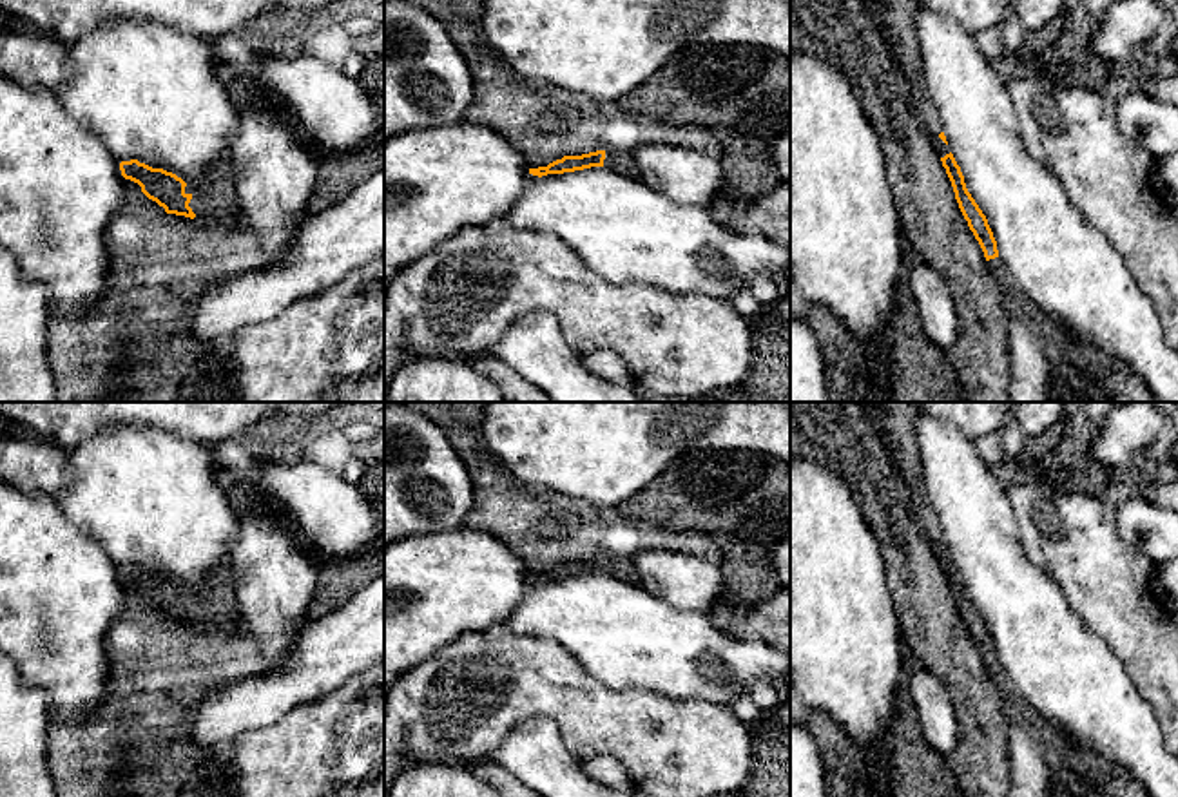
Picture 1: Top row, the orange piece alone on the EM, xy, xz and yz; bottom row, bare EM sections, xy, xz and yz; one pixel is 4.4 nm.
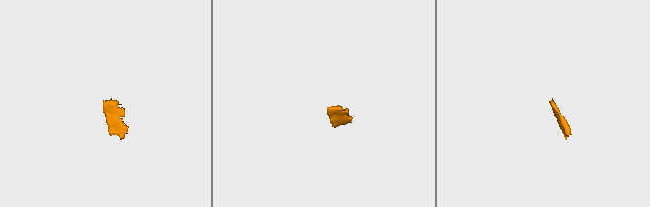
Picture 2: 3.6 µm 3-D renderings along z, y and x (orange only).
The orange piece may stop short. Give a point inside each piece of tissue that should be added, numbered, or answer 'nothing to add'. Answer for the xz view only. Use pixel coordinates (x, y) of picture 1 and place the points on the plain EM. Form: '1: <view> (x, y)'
1: xz (624, 569)

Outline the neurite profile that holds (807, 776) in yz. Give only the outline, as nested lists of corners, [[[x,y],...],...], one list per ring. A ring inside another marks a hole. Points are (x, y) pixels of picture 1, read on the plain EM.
[[[790,725],[790,797],[828,797],[819,748],[801,725]]]

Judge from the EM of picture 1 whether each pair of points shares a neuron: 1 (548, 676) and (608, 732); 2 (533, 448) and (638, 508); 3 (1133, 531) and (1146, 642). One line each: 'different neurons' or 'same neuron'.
1: same neuron
2: different neurons
3: different neurons

